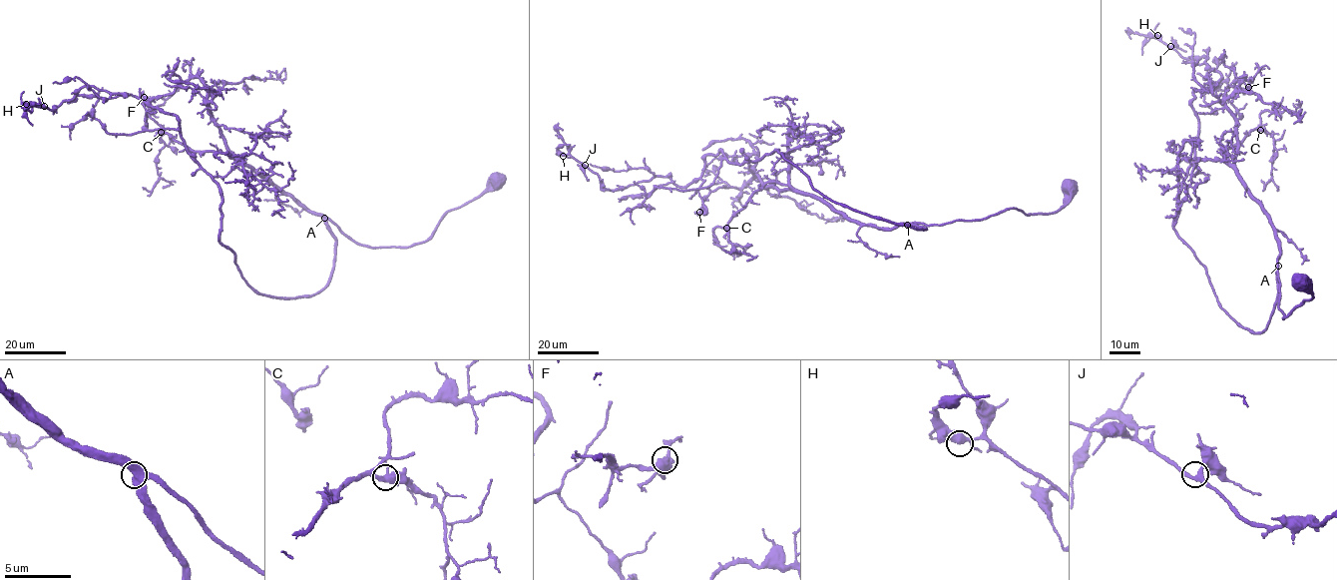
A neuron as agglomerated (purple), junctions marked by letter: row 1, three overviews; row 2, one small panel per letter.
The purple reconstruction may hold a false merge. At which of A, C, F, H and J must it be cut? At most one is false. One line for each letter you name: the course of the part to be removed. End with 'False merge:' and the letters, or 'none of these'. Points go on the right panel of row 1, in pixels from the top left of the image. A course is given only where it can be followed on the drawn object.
False merge: none of these

